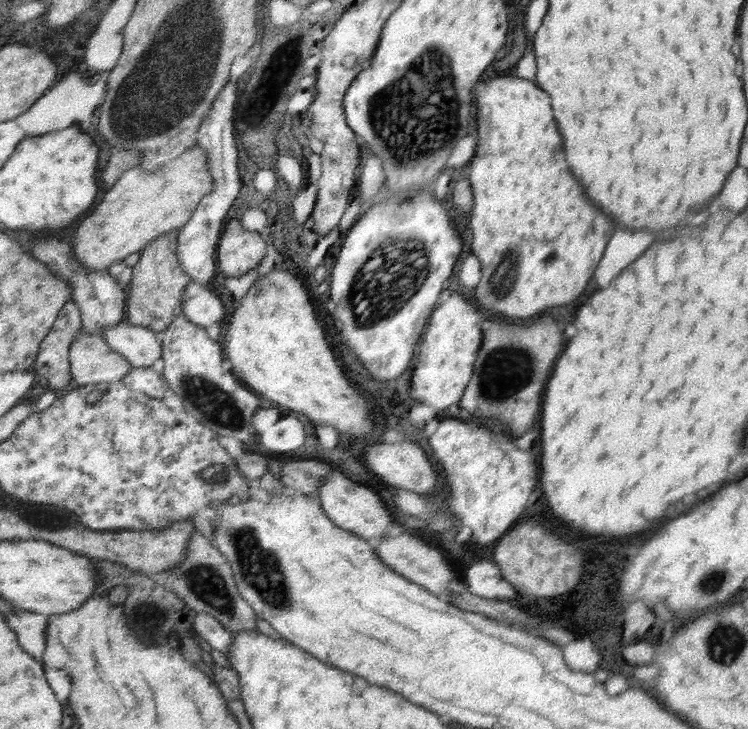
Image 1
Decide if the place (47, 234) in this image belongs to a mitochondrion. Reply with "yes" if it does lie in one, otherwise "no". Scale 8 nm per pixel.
no

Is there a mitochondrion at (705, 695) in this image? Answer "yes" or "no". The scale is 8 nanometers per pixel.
no

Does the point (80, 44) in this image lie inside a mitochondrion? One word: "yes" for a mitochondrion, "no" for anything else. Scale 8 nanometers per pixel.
no

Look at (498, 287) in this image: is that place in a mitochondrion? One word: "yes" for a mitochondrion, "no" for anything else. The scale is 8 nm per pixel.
yes

